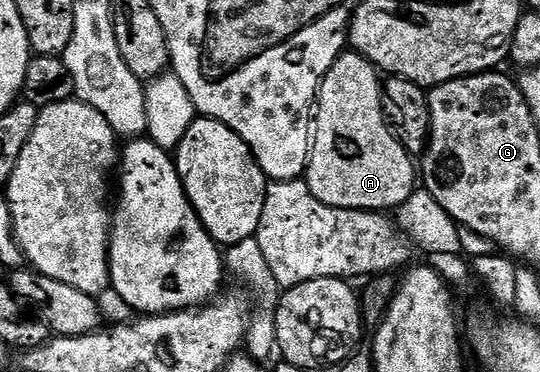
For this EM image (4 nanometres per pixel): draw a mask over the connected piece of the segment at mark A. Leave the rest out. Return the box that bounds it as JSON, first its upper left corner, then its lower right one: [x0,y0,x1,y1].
[306,49,418,213]

